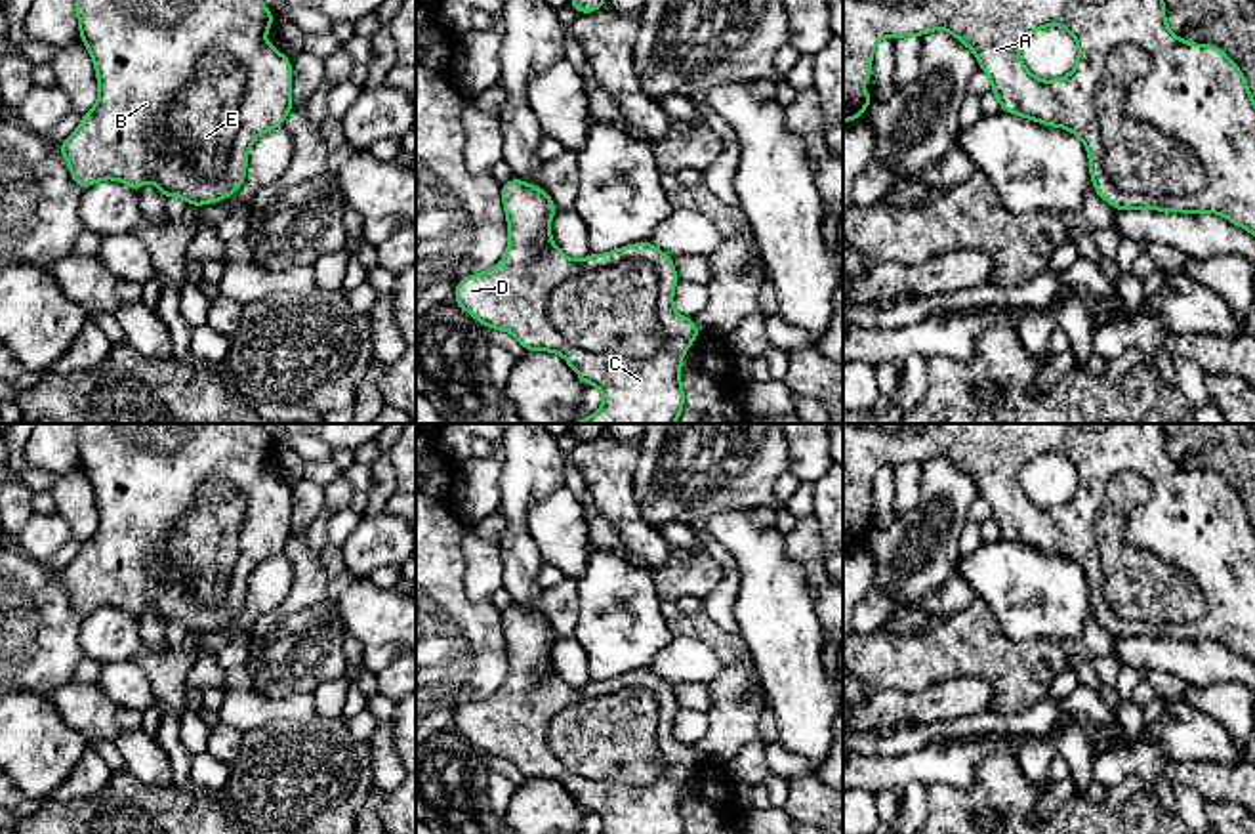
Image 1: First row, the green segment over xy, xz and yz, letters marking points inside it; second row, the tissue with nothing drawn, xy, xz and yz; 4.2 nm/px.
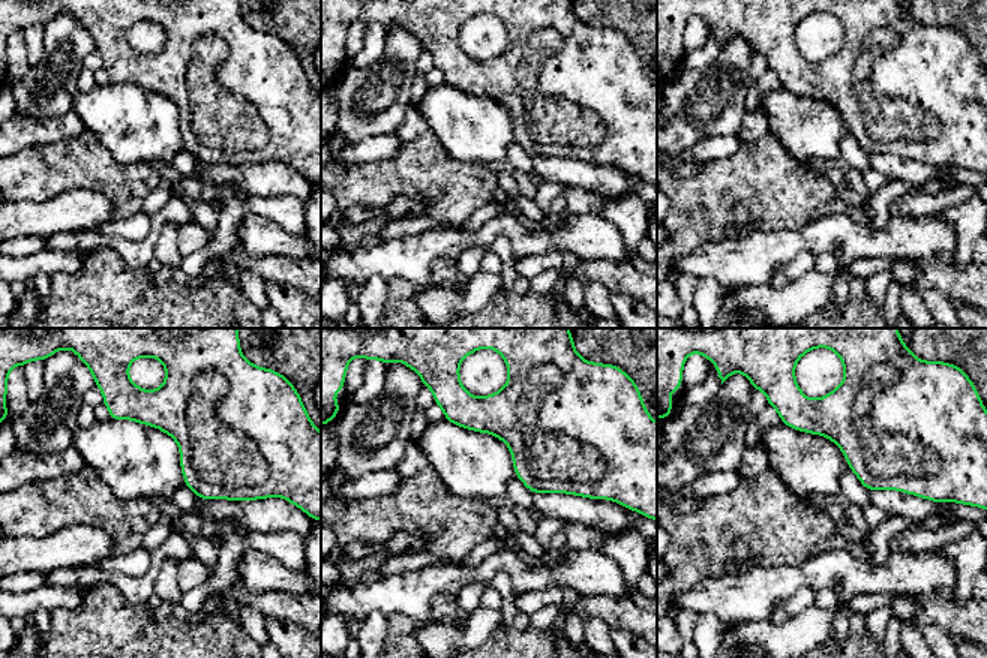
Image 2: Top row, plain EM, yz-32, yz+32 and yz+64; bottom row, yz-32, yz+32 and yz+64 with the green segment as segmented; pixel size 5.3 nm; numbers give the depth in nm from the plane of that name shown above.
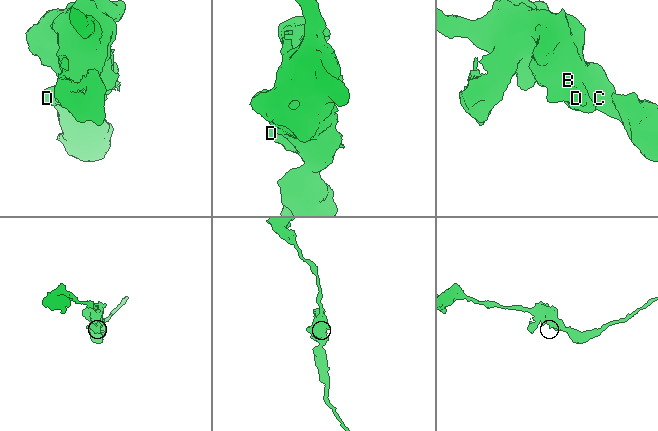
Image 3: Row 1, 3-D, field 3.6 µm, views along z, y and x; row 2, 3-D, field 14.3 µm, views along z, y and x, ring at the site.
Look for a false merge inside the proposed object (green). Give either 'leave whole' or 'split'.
split

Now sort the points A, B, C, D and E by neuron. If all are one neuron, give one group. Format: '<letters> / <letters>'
A B C D / E

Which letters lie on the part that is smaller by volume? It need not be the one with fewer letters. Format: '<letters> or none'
E

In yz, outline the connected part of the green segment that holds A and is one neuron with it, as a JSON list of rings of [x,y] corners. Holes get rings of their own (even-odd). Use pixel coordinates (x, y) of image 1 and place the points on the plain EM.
[[[843,424],[843,550],[862,546],[874,529],[872,519],[862,519],[860,513],[872,508],[872,485],[881,466],[925,464],[938,456],[977,483],[1001,540],[1064,555],[1085,571],[1093,618],[1114,637],[1209,639],[1255,664],[1255,529],[1247,508],[1223,475],[1173,462],[1163,424]],[[1051,452],[1074,464],[1078,489],[1070,502],[1039,508],[1022,490],[1018,475],[1028,462]],[[1121,471],[1135,471],[1150,485],[1150,500],[1127,519],[1125,540],[1184,569],[1198,582],[1205,611],[1194,622],[1125,620],[1108,605],[1095,521],[1108,481]]]

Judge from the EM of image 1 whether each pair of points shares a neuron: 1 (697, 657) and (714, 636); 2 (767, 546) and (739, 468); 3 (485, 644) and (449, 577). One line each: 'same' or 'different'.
1: different
2: different
3: same

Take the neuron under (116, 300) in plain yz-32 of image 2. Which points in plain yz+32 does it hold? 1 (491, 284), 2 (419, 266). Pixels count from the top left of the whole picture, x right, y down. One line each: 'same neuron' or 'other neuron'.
1: other neuron
2: other neuron

